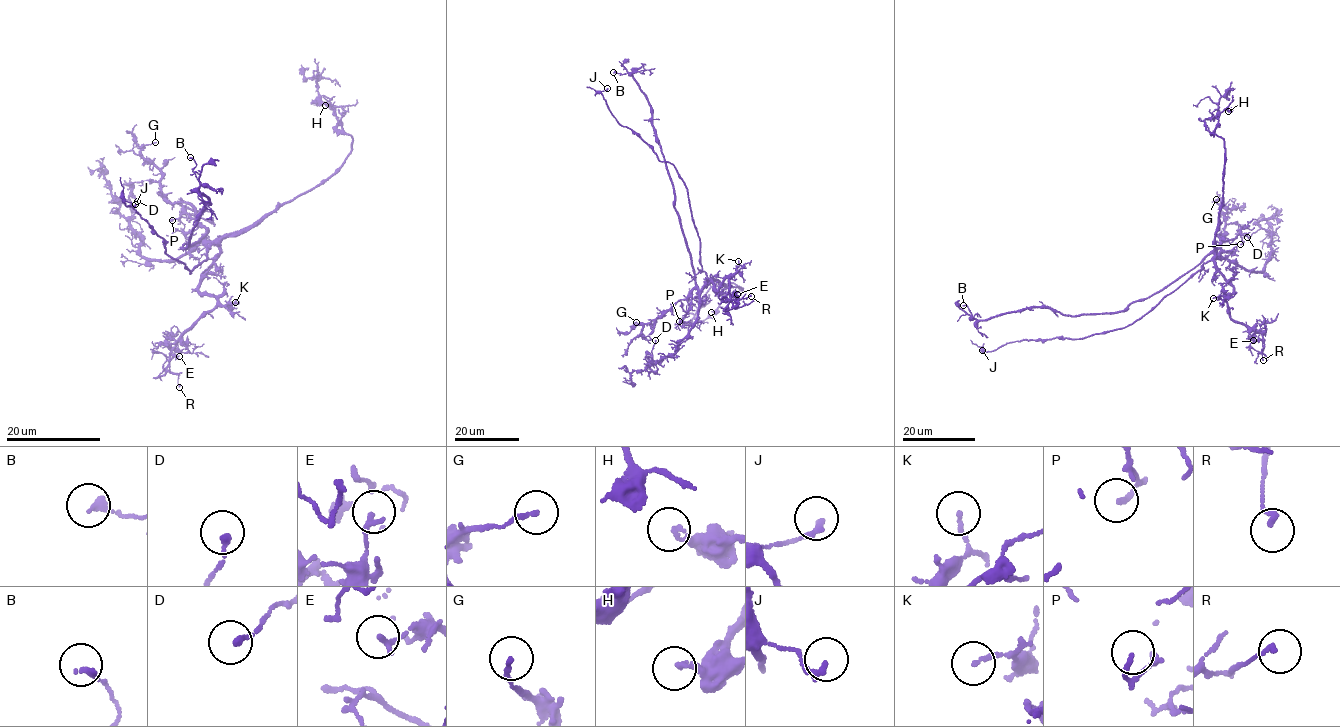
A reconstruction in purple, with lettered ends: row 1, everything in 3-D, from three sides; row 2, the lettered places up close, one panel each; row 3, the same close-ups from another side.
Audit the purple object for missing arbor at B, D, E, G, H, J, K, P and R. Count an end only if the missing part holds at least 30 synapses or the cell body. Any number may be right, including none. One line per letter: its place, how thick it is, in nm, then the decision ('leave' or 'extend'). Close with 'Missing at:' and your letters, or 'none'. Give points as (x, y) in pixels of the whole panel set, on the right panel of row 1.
B: (963, 305) | 180 nm | leave
D: (1247, 237) | 180 nm | leave
E: (1253, 340) | 180 nm | leave
G: (1216, 199) | 140 nm | leave
H: (1228, 111) | 180 nm | leave
J: (982, 350) | 190 nm | leave
K: (1213, 298) | 130 nm | leave
P: (1240, 244) | 150 nm | leave
R: (1263, 360) | 180 nm | leave
Missing at: none

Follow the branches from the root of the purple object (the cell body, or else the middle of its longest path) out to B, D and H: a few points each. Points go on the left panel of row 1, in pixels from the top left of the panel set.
B: (205, 236), (208, 230), (184, 248), (211, 201), (199, 189), (190, 157)
D: (205, 236), (171, 262), (153, 261), (140, 254), (142, 236), (130, 223), (129, 196), (137, 201)
H: (205, 236), (223, 239), (253, 227), (342, 164), (353, 141), (336, 127), (344, 111), (325, 105)

